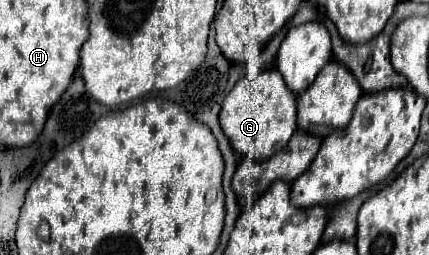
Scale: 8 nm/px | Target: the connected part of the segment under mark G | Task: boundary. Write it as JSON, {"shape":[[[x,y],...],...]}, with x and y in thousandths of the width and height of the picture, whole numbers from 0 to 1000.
{"shape":[[[643,267],[611,275],[597,298],[573,290],[522,384],[513,494],[550,600],[587,627],[620,627],[657,588],[690,510],[690,369],[657,322]]]}

